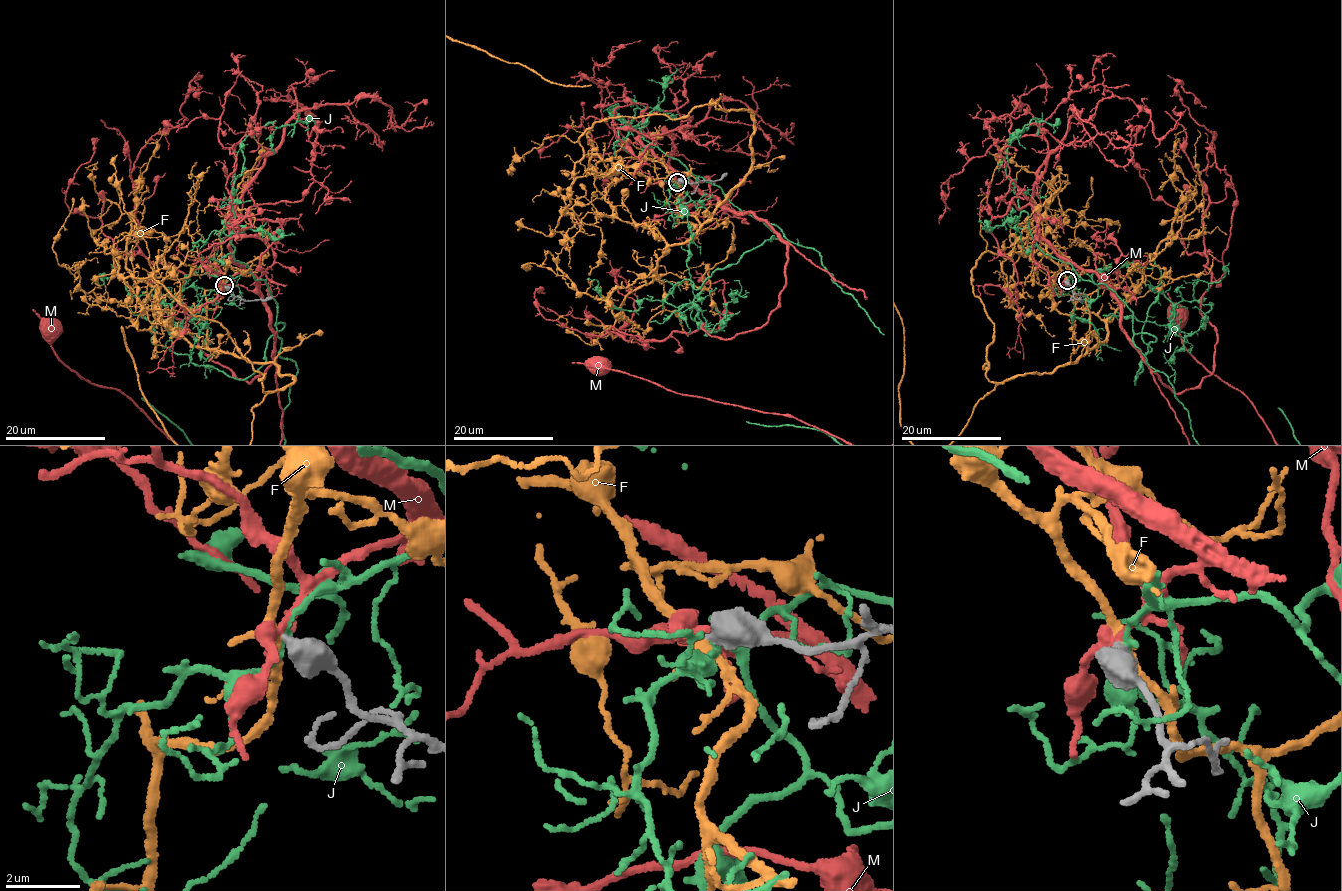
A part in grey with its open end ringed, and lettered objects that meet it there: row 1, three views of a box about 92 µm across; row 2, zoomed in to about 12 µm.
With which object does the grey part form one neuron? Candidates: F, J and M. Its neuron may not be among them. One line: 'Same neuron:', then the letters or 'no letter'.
Same neuron: F

